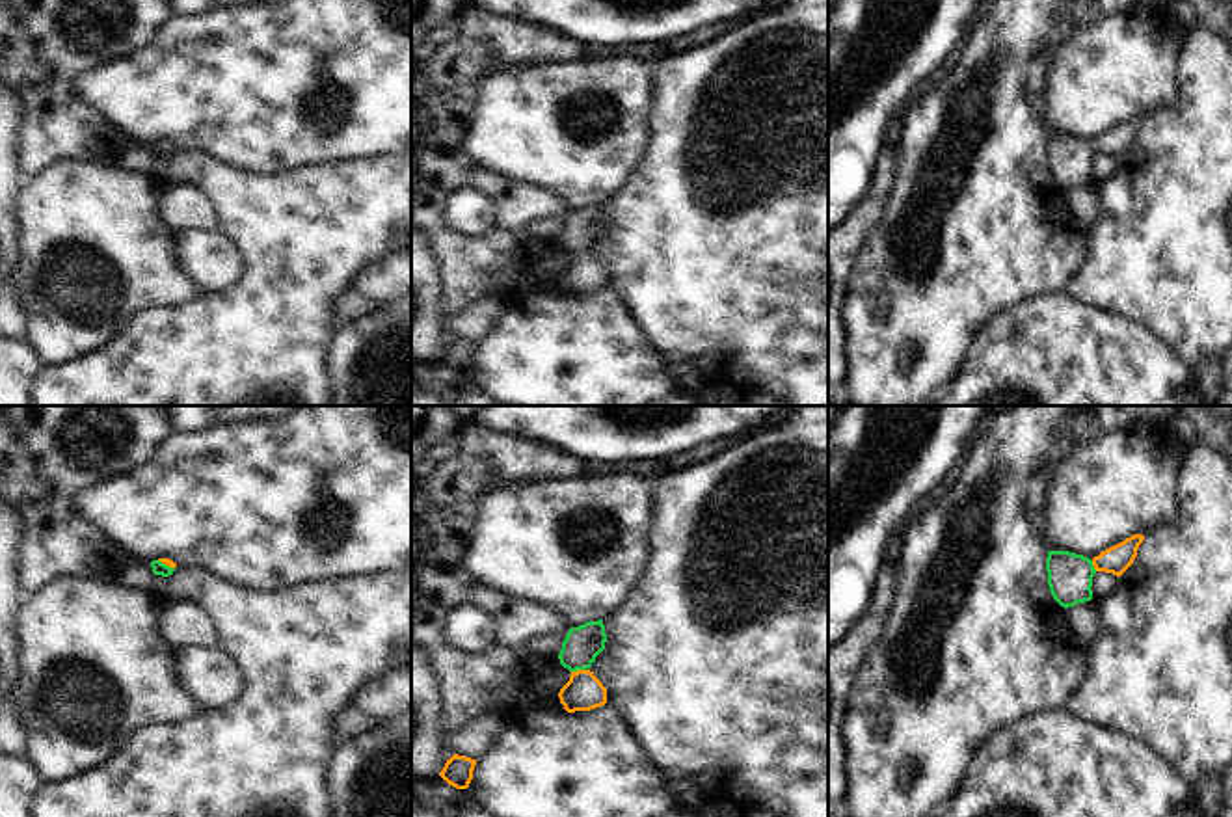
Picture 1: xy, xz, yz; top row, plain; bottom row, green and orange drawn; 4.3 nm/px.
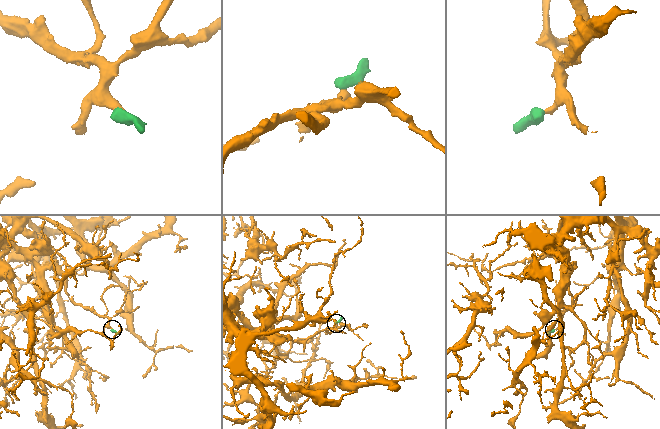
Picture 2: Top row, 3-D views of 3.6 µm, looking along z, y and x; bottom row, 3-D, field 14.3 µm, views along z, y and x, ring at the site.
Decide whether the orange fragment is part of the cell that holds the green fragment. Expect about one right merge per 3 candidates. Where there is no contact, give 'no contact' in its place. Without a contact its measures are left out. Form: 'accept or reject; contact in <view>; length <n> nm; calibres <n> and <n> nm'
accept; contact in xz; length 70 nm; calibres 160 and 160 nm

